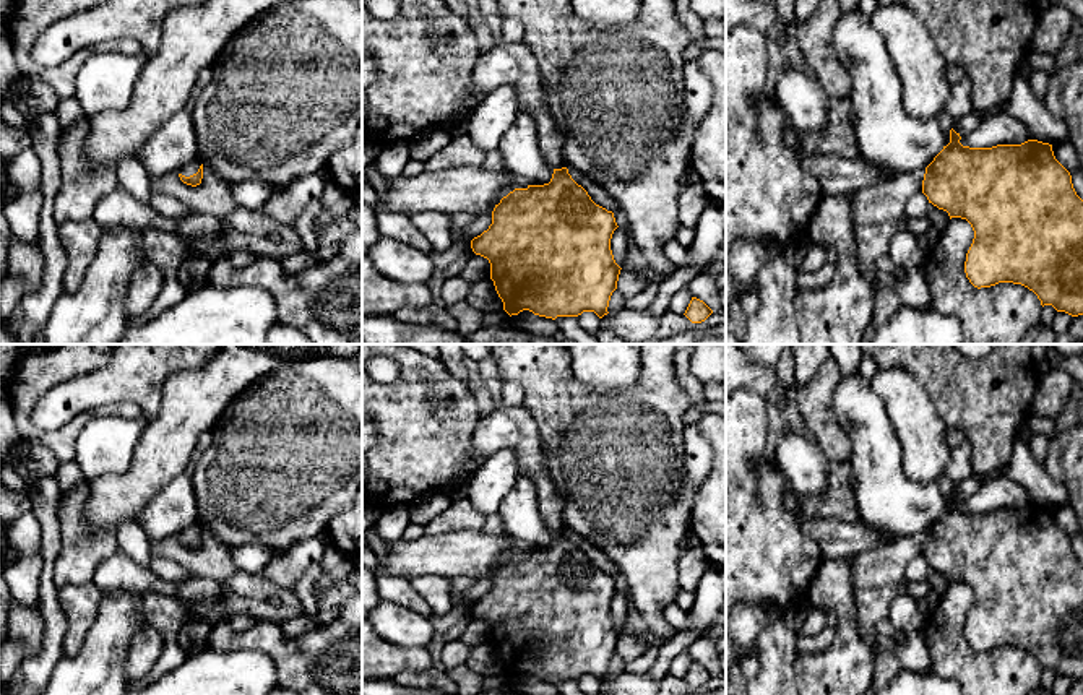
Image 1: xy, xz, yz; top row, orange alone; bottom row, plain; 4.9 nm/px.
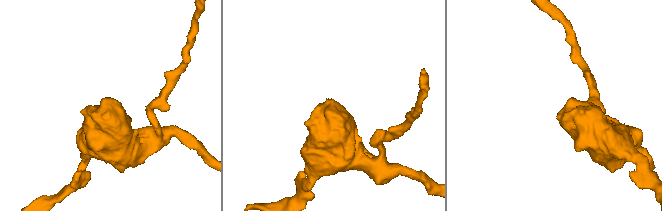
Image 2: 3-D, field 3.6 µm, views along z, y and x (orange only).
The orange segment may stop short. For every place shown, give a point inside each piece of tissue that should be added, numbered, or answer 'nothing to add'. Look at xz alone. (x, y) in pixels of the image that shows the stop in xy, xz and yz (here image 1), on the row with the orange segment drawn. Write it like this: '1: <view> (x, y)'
1: xz (505, 64)

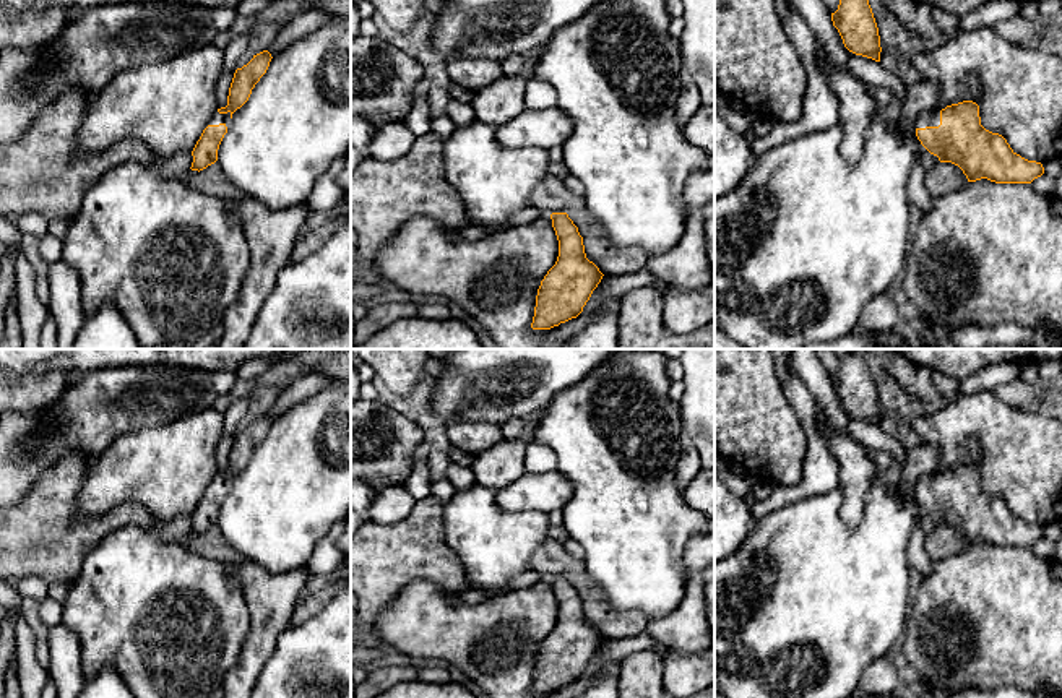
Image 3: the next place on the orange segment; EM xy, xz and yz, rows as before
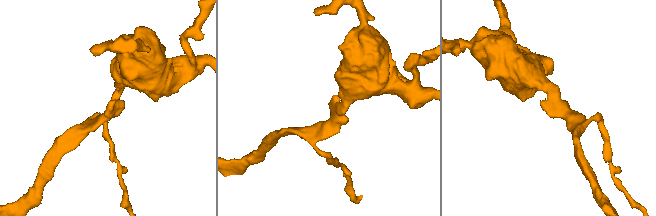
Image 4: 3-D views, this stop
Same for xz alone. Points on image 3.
nothing to add

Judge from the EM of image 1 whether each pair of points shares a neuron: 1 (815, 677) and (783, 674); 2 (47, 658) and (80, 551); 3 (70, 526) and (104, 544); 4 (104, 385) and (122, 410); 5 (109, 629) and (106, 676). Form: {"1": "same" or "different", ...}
{"1": "different", "2": "different", "3": "same", "4": "different", "5": "same"}

